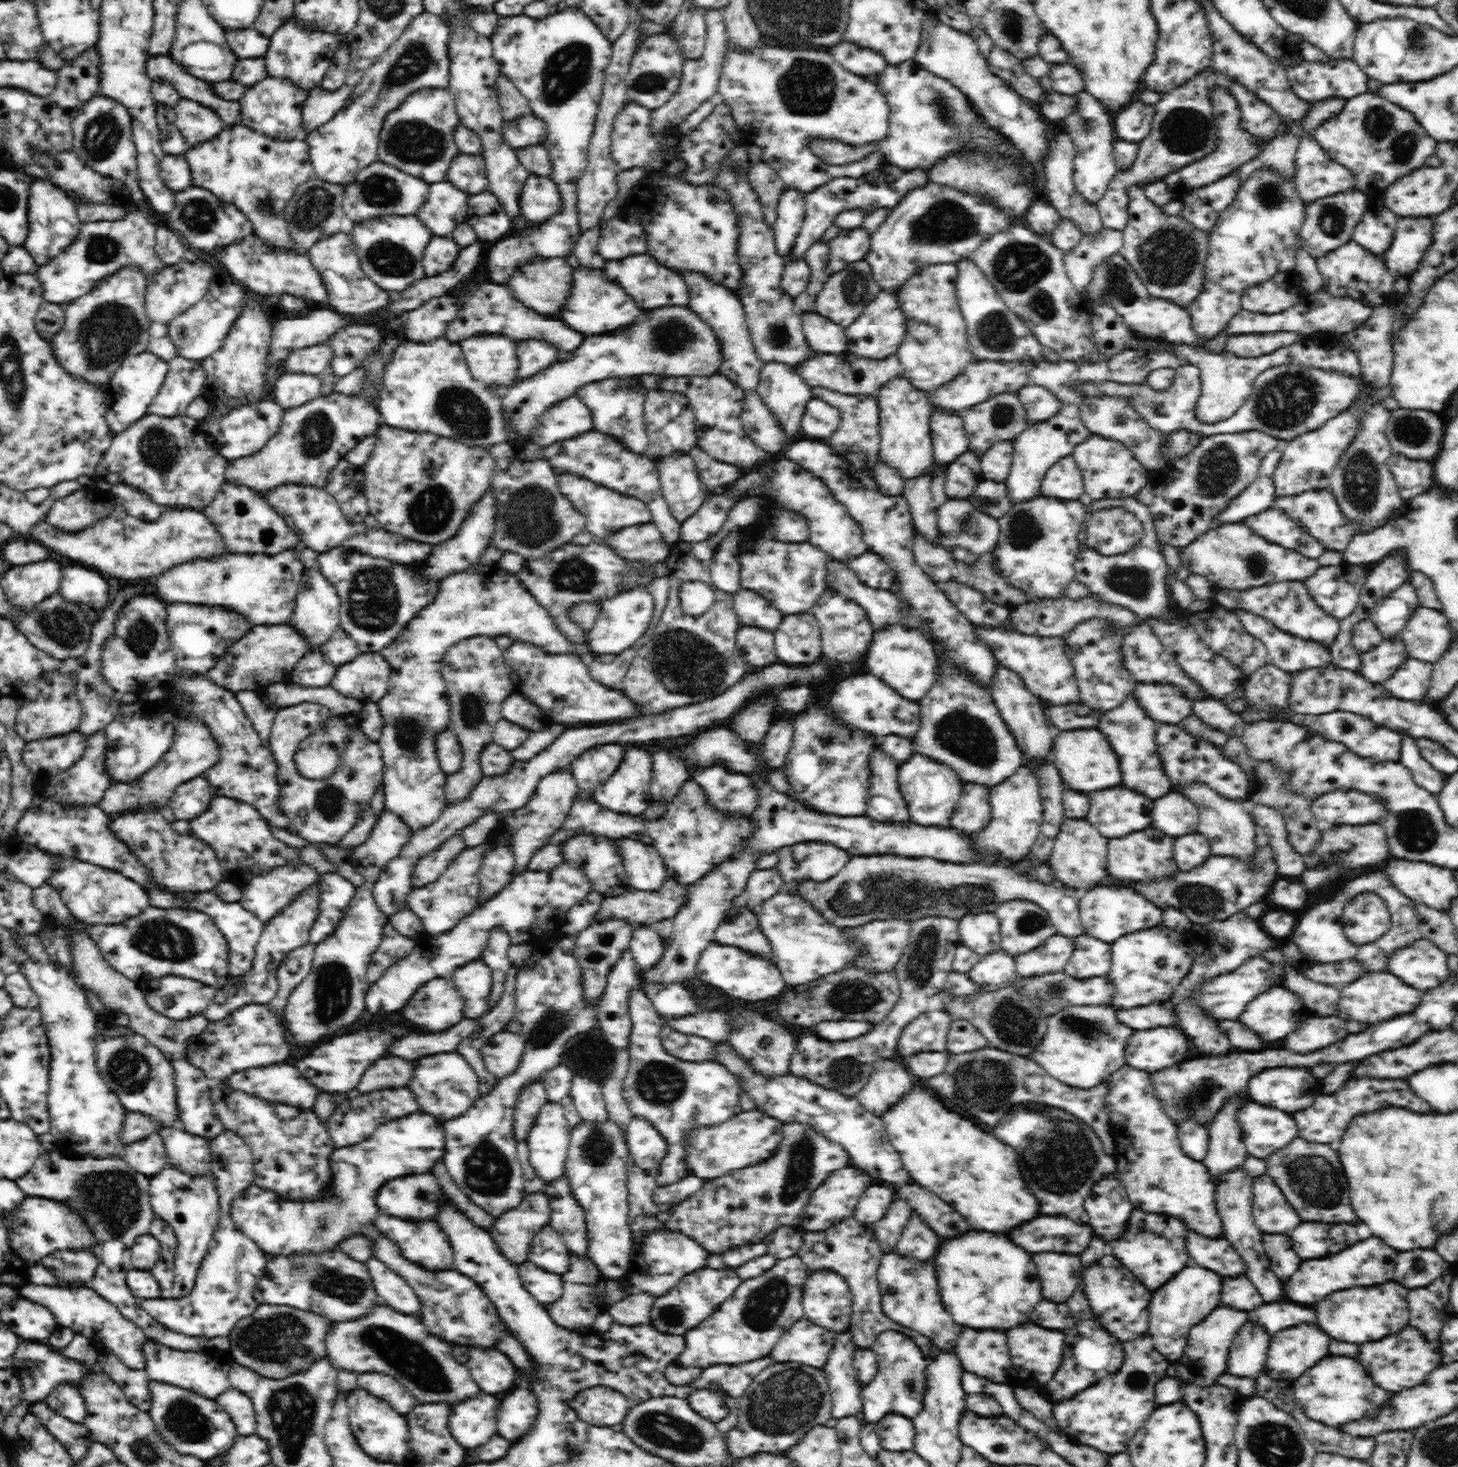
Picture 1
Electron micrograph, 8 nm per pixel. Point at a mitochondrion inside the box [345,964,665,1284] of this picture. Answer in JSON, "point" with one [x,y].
{"point":[487,1170]}

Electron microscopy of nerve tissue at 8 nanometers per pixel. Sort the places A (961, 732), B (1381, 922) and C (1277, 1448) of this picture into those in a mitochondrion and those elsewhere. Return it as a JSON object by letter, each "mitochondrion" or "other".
{"A":"mitochondrion","B":"mitochondrion","C":"mitochondrion"}

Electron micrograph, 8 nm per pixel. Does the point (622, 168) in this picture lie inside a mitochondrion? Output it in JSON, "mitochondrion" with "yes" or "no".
{"mitochondrion":"no"}

